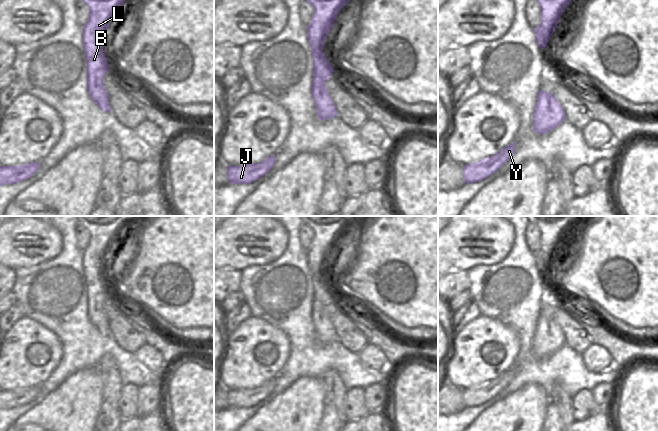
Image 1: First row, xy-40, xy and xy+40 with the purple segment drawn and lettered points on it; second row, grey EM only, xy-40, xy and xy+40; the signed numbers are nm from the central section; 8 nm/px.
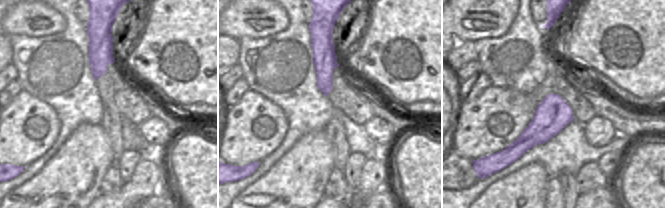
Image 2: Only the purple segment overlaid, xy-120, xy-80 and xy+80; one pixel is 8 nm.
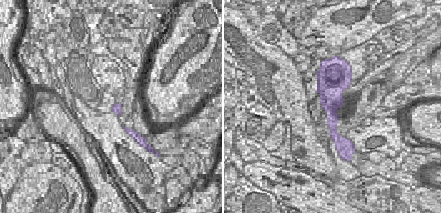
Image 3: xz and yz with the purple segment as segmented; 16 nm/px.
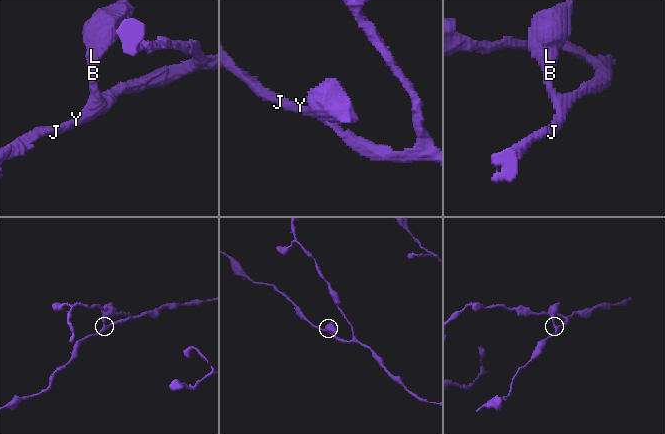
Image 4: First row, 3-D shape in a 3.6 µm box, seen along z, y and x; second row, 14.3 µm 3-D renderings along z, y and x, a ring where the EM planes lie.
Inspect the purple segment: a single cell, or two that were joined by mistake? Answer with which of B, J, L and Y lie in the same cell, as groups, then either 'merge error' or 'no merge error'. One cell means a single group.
groups B J L Y; no merge error

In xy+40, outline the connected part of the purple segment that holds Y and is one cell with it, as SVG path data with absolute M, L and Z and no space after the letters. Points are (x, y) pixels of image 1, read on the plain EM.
M512 366L494 380L484 382L463 390L463 403L467 408L480 406L497 396L515 377L515 366Z

